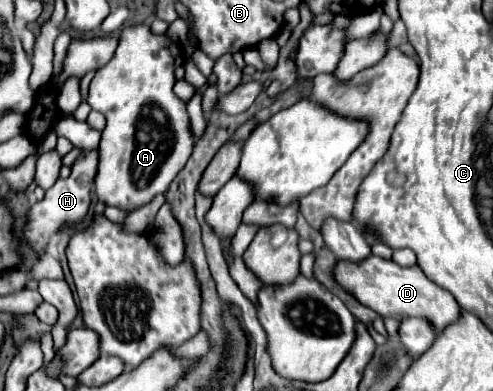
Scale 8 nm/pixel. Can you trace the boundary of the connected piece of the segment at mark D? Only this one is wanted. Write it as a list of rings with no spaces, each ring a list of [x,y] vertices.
[[[370,255],[362,263],[336,261],[336,265],[332,267],[332,275],[346,293],[356,297],[362,305],[370,307],[382,317],[394,317],[400,321],[408,317],[426,317],[434,323],[436,329],[444,329],[460,315],[456,299],[444,289],[440,289],[436,283],[432,283],[416,265],[402,269],[392,259],[386,261],[376,255]]]

